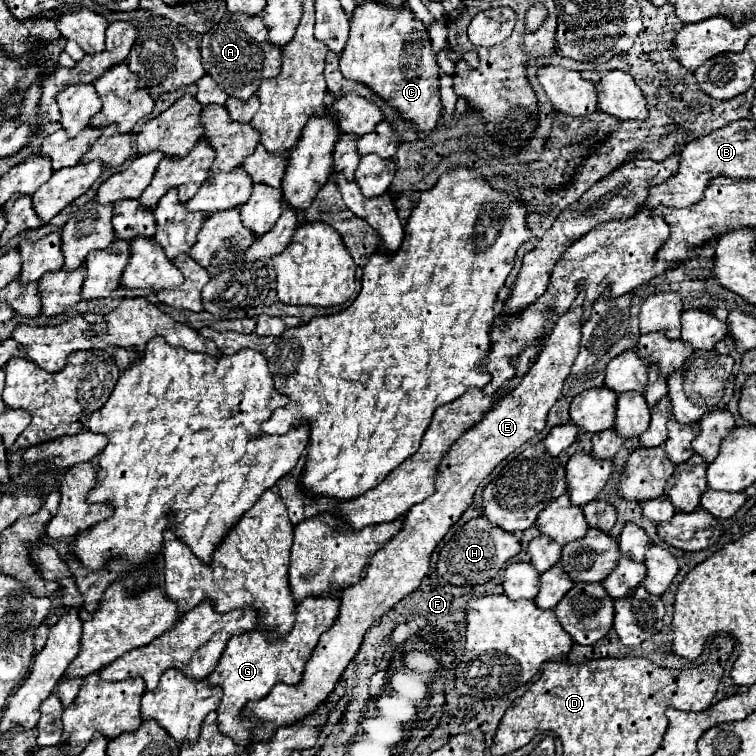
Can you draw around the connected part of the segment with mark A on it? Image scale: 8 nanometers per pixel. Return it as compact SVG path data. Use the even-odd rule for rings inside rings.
M226 14L216 28L206 32L200 38L202 64L208 76L228 94L238 100L250 100L260 82L266 78L274 78L280 74L280 56L282 50L266 42L266 28L260 16L252 16L252 20L244 20L244 16Z

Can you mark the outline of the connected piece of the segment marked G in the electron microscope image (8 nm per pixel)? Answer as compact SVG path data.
M338 598L302 600L300 606L296 608L296 624L294 624L292 632L288 636L284 636L282 640L272 642L268 638L268 632L254 630L254 632L246 632L244 636L234 636L228 642L224 654L220 656L216 670L208 676L208 684L220 686L224 692L222 702L216 710L218 730L224 736L230 736L232 740L236 740L236 744L240 744L244 748L252 744L252 728L256 726L256 722L242 714L244 706L250 700L266 698L270 694L270 690L280 682L290 684L290 686L298 686L302 682L304 666L312 658L312 652L320 640L320 634L326 632L338 616L338 608L340 608L338 604L340 604Z

